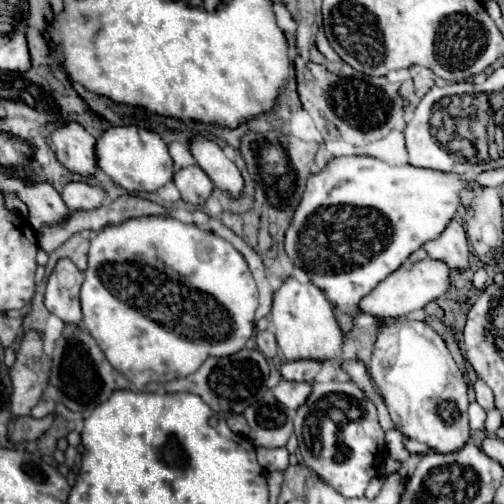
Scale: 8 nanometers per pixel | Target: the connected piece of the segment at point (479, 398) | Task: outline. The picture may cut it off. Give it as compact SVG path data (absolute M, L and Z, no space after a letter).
M478 380L478 382L474 384L474 390L476 390L476 402L478 402L484 410L492 410L492 408L494 408L494 394L492 394L492 390L490 390L482 380Z

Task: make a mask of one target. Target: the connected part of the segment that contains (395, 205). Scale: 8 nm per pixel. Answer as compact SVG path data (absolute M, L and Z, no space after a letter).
M405 125L400 130L394 128L378 136L380 158L383 152L386 158L386 151L390 149L390 164L366 156L342 156L334 158L324 172L310 176L302 202L296 208L292 224L286 232L286 254L296 266L310 274L314 284L324 290L326 298L338 308L338 322L344 332L348 332L350 320L358 314L360 298L372 292L388 274L398 270L414 250L440 236L440 232L444 232L448 222L456 218L462 206L460 192L470 188L470 182L456 174L414 168L408 164Z

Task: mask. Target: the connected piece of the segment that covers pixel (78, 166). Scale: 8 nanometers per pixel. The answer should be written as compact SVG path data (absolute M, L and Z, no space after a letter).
M70 122L58 128L50 136L52 144L56 146L58 160L76 174L92 176L98 170L96 164L96 138L88 134L80 124Z

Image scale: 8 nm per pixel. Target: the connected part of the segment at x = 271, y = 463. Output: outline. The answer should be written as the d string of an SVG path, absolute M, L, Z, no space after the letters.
M258 448L258 462L264 470L286 470L288 450L286 448Z

